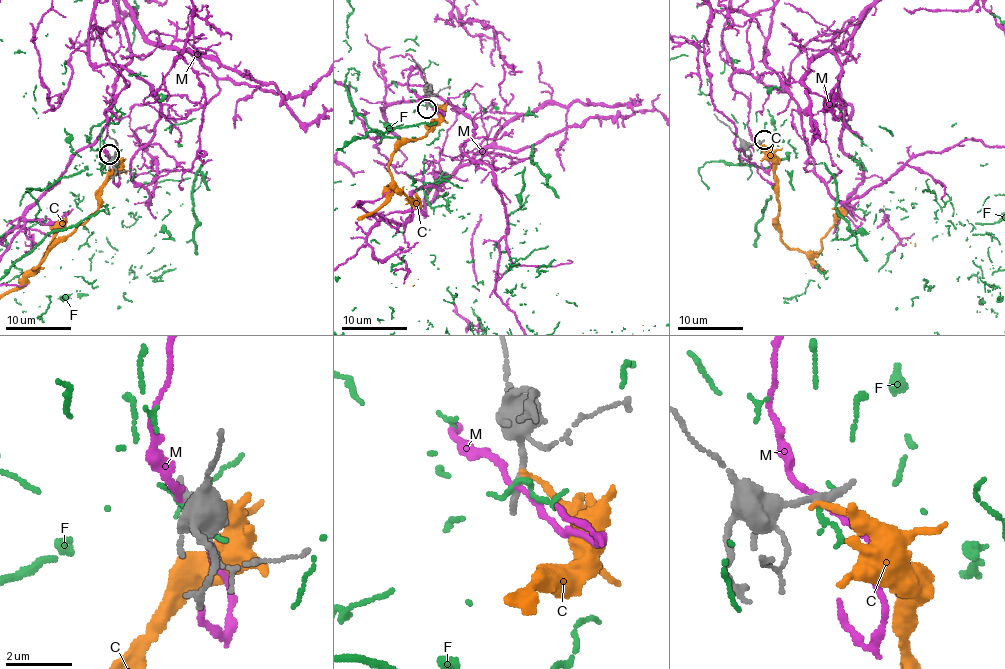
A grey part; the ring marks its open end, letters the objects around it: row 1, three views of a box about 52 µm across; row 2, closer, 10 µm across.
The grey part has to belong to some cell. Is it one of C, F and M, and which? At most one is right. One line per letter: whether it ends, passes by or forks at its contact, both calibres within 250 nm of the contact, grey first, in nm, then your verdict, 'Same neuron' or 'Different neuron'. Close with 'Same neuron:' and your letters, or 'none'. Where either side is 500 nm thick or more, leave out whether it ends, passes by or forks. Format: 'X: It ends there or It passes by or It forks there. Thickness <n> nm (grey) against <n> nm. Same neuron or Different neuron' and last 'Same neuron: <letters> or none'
C: It ends there. Thickness 240 nm (grey) against 160 nm. Different neuron
F: It ends there. Thickness 320 nm (grey) against 170 nm. Different neuron
M: It passes by. Thickness 320 nm (grey) against 160 nm. Different neuron
Same neuron: none

